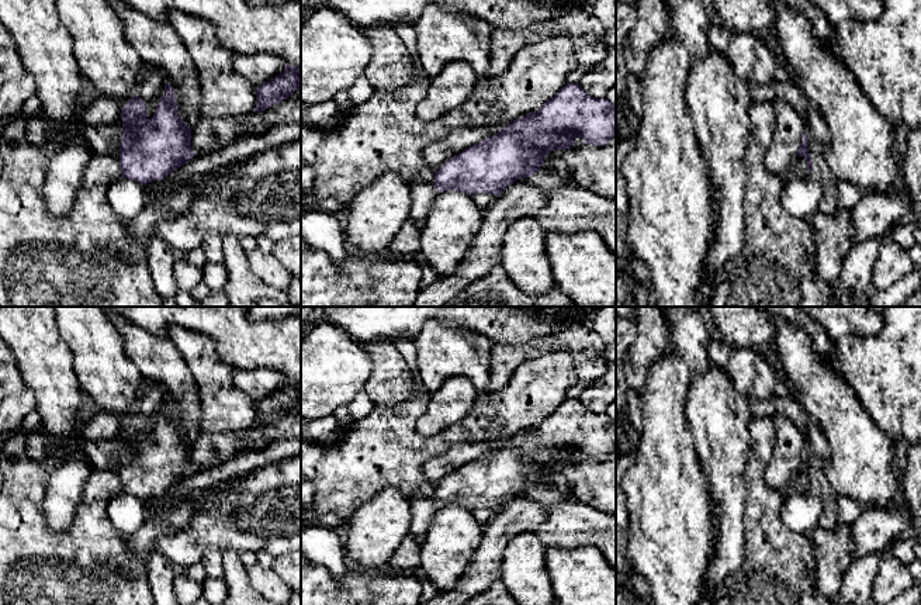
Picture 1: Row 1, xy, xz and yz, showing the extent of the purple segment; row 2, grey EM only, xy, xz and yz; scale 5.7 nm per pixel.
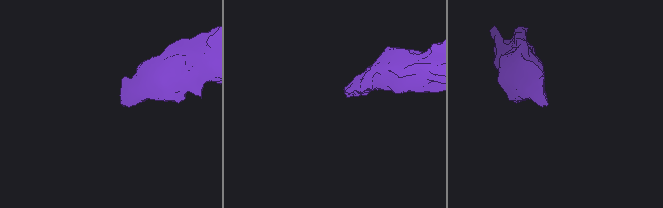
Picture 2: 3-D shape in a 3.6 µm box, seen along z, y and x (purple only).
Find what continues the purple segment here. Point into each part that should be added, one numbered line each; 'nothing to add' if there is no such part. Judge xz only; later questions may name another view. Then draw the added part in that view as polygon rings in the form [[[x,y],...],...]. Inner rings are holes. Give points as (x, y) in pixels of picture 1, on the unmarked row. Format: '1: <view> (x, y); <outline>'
1: xz (422, 510); [[[415,497],[411,499],[411,533],[420,544],[432,523],[433,516],[440,511],[434,497]]]

